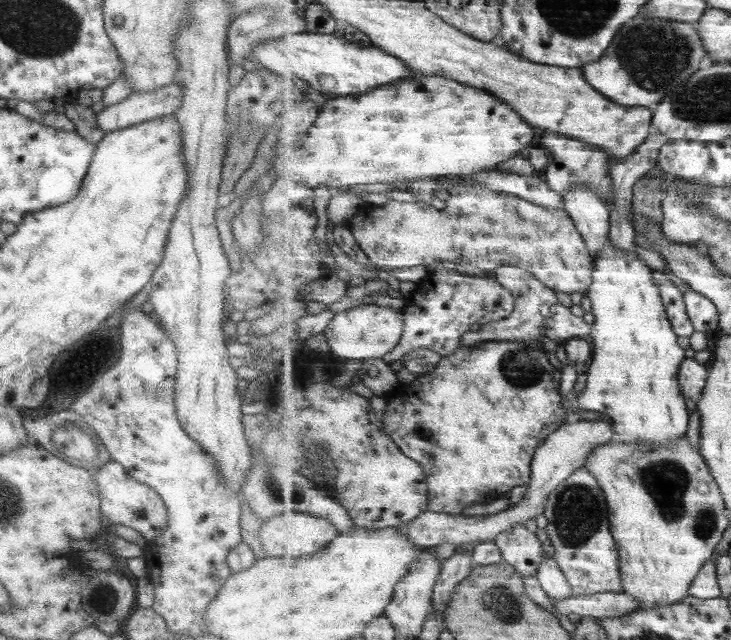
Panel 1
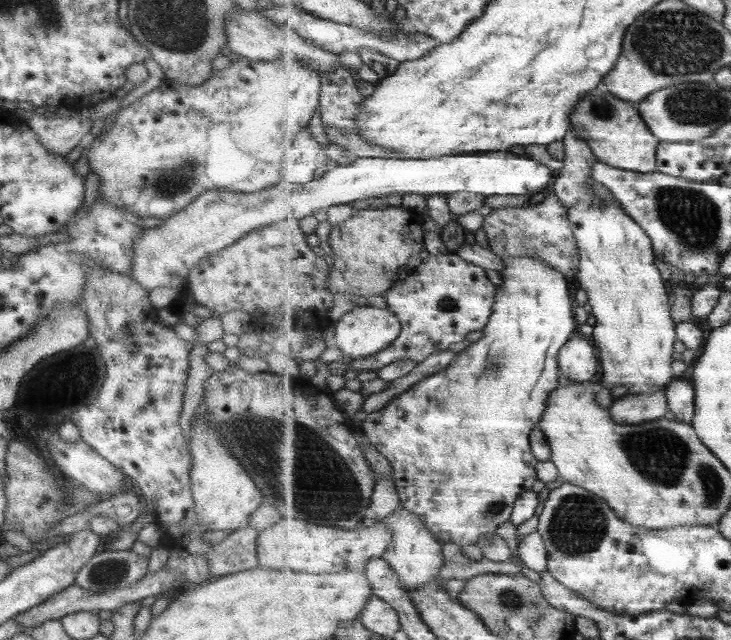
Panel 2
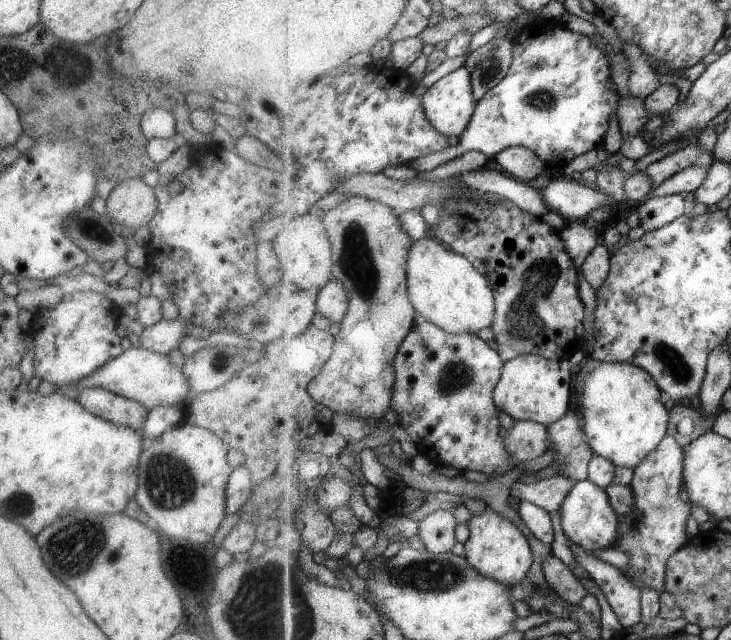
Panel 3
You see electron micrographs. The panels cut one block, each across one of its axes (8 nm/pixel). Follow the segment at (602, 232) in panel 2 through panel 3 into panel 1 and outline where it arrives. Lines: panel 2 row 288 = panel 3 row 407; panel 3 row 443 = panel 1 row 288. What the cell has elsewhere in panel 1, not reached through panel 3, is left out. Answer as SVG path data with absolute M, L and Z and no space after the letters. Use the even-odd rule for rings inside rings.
M613 243L601 249L601 255L593 264L594 281L586 295L591 300L594 314L593 332L590 338L593 349L592 360L584 369L587 380L581 393L569 393L565 398L565 410L572 422L575 412L591 410L608 416L614 423L616 440L626 446L651 443L655 447L671 447L675 439L685 437L690 429L690 412L686 395L679 384L679 371L685 358L685 348L678 341L678 334L670 322L663 302L662 290L655 283L653 269L639 257L637 248L619 249Z

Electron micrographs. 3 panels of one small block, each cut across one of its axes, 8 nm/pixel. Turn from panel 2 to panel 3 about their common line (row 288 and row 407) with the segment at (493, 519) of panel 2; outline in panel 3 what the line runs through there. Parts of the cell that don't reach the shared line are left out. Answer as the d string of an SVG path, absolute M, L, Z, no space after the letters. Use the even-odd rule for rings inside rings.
M536 354L519 355L506 362L502 368L502 377L494 390L494 401L499 410L504 411L517 421L535 421L546 427L557 422L574 406L573 398L573 372L571 372L569 359L548 359Z

